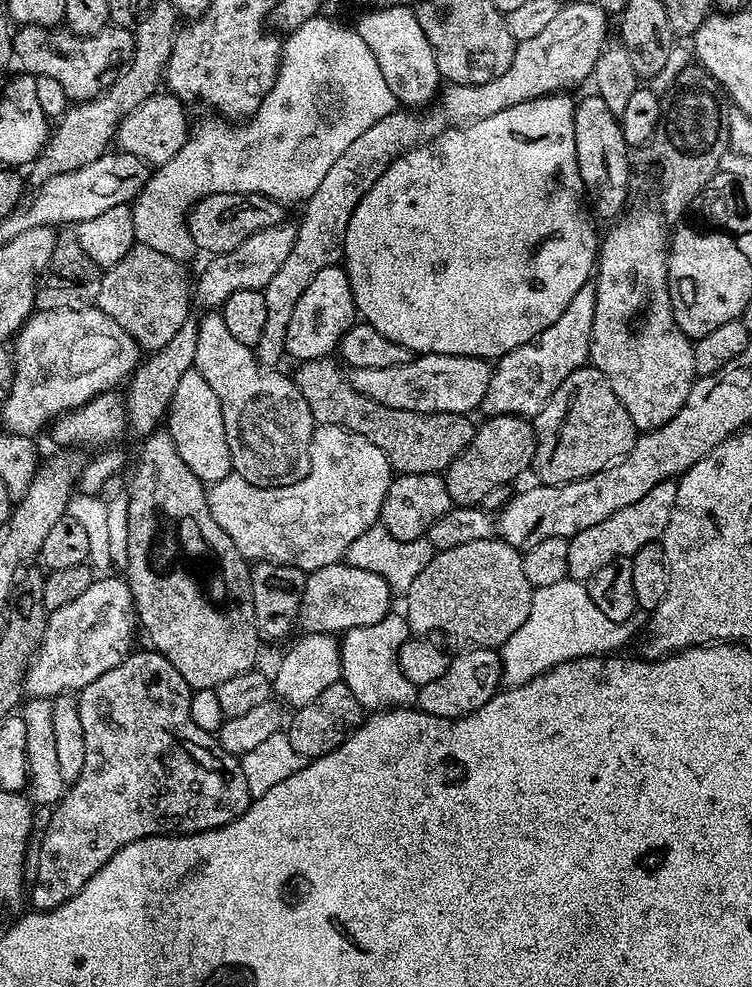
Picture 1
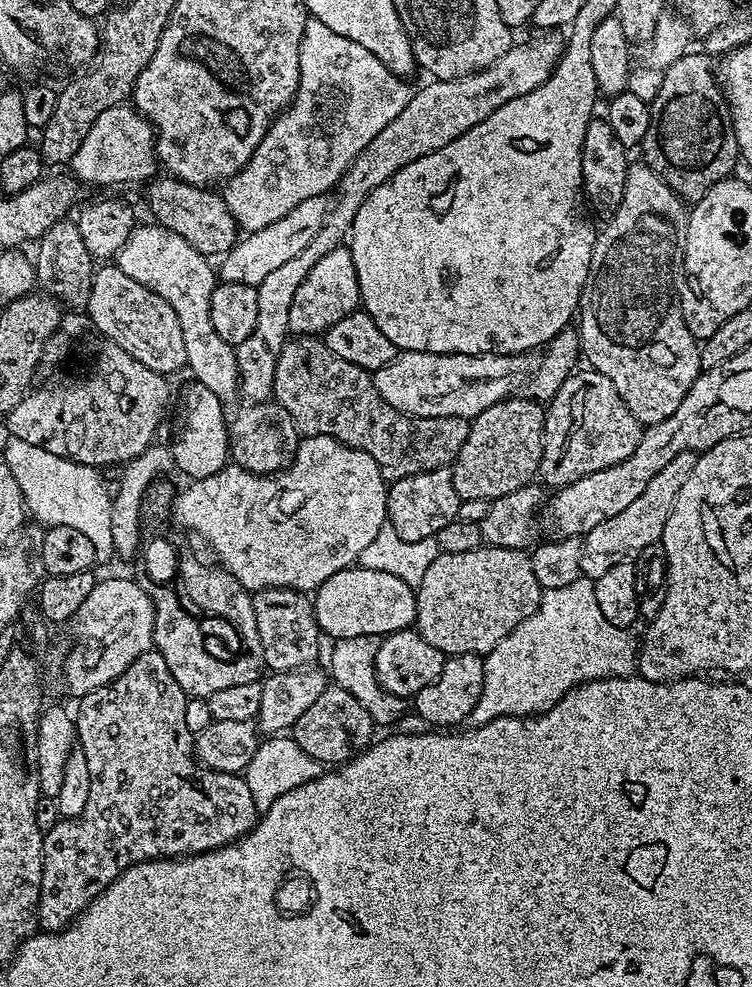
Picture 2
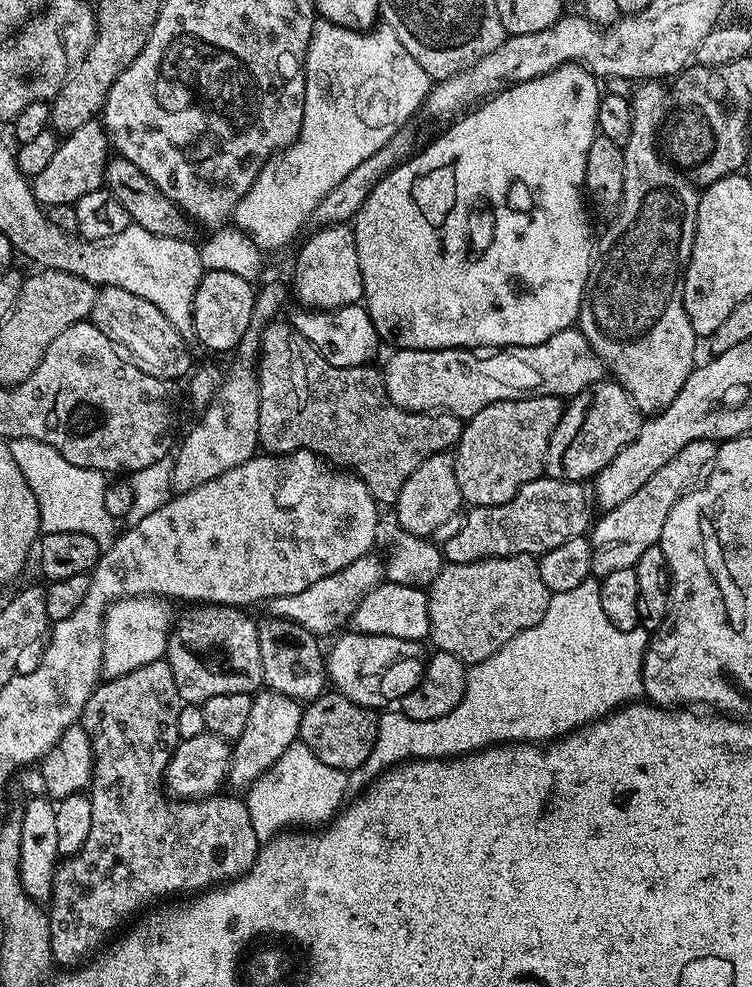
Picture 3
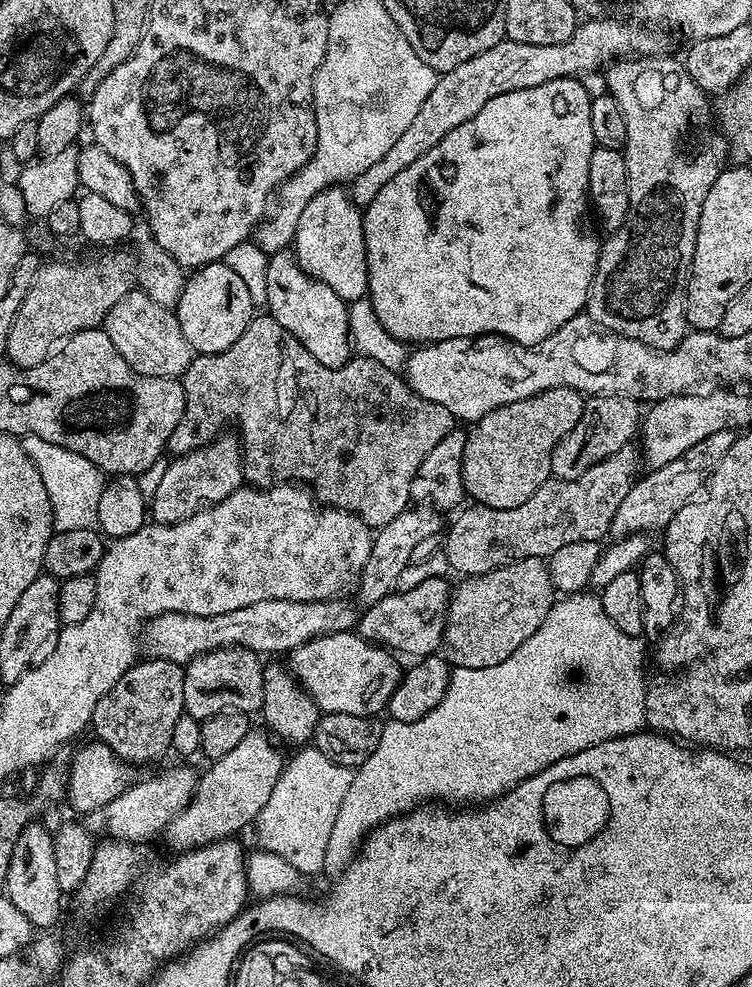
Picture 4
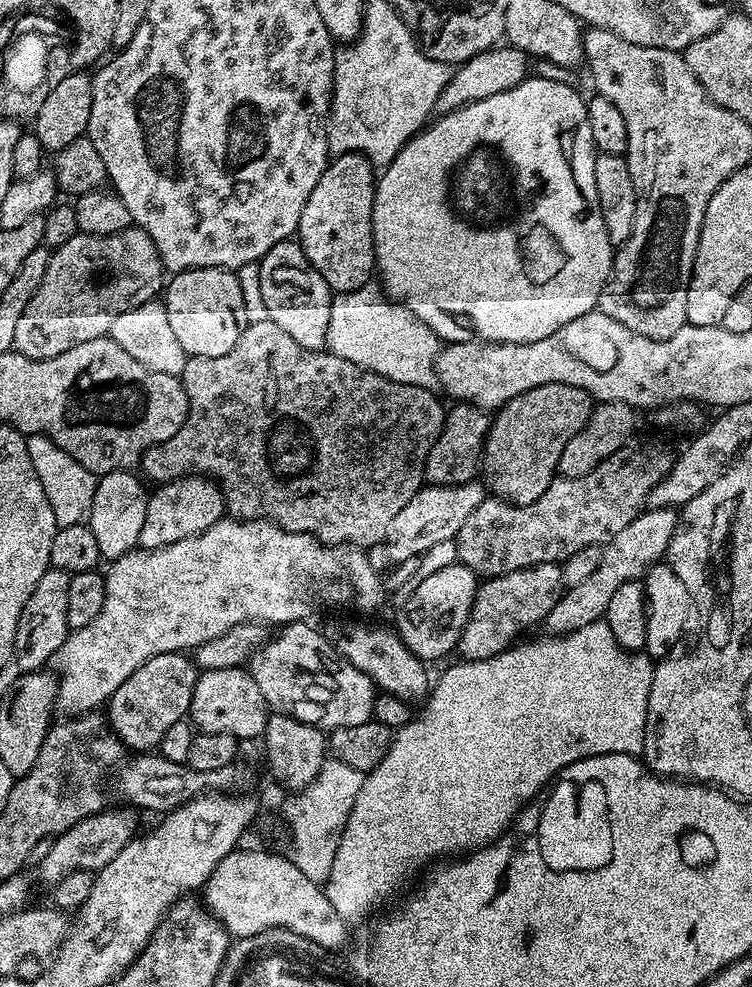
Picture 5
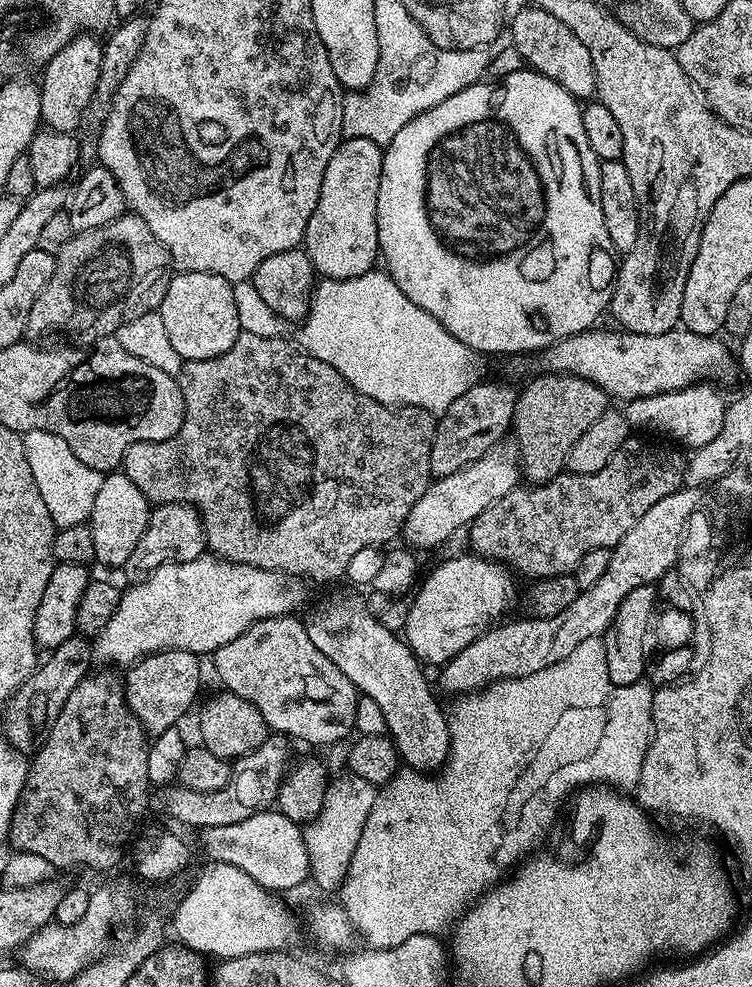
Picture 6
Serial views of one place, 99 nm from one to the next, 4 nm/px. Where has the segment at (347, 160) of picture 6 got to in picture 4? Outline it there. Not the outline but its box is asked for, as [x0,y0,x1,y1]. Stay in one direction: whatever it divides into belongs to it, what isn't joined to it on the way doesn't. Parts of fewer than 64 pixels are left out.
[294,186,368,302]

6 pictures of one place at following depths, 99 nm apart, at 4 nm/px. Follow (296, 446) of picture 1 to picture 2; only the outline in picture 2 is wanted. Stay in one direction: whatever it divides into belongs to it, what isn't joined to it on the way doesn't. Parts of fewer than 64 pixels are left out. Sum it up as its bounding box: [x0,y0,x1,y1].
[114,222,298,476]

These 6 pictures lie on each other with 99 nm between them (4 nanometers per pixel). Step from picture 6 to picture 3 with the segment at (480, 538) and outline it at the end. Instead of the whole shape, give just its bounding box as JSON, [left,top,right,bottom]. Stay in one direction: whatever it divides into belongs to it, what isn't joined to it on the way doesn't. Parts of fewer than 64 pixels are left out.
[442,475,596,564]

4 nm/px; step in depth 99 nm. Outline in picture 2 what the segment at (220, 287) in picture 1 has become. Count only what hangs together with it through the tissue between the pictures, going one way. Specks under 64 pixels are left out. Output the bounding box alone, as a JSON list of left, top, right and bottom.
[219,195,330,284]

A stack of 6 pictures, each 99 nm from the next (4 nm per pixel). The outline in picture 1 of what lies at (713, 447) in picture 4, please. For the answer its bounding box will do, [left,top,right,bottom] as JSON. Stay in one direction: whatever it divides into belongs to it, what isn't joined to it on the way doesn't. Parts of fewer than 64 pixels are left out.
[568,479,676,582]

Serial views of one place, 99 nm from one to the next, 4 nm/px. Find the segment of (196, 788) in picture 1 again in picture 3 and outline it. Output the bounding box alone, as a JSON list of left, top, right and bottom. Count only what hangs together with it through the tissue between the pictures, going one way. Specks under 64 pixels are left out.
[47,659,262,965]

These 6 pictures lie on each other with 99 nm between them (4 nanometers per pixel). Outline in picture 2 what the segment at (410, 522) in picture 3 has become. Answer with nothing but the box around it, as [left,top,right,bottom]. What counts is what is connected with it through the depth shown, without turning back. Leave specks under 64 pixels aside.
[387,467,460,542]

